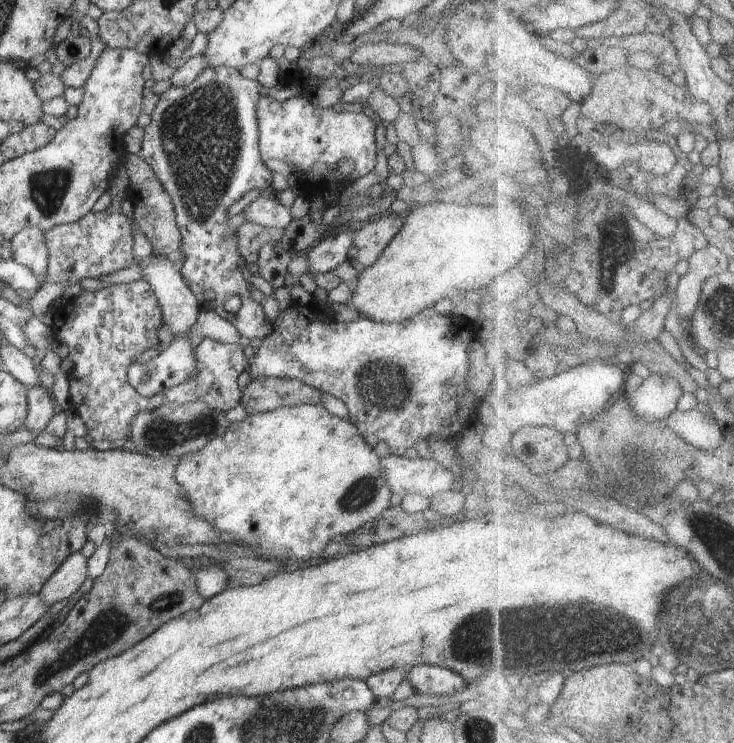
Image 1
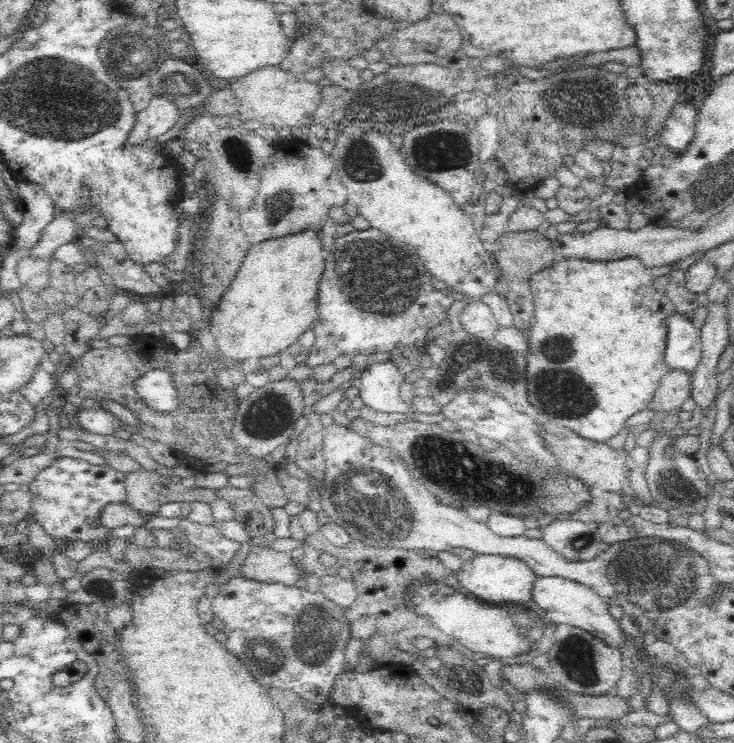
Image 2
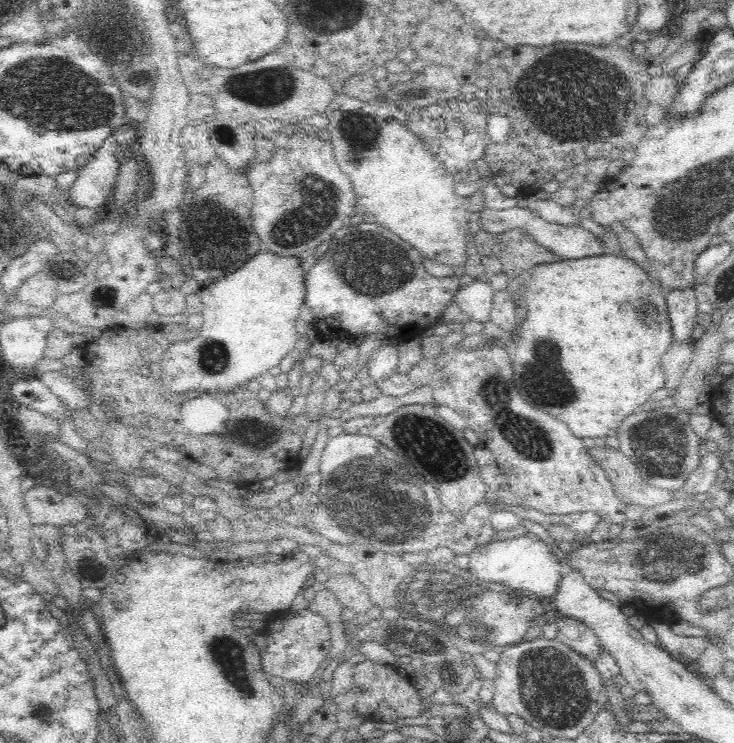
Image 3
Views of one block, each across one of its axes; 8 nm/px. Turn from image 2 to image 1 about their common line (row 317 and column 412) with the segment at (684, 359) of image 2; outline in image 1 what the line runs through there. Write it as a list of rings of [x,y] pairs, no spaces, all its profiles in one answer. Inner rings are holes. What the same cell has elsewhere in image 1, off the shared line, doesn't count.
[[[416,665],[406,674],[410,679],[414,691],[420,694],[434,694],[435,696],[452,696],[458,690],[462,690],[468,682],[460,674],[452,672],[438,665]]]

